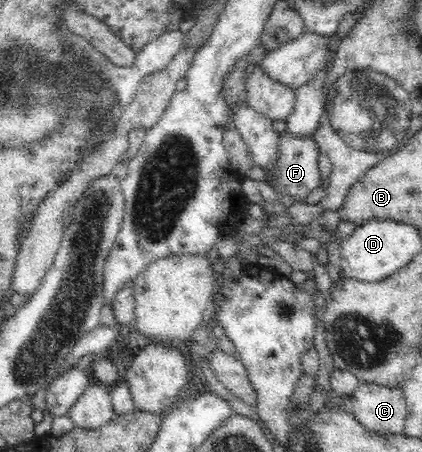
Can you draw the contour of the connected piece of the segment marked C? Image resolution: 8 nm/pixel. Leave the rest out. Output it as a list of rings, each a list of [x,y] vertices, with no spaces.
[[[361,382],[349,395],[348,409],[365,430],[373,434],[402,434],[406,396],[400,388]]]

